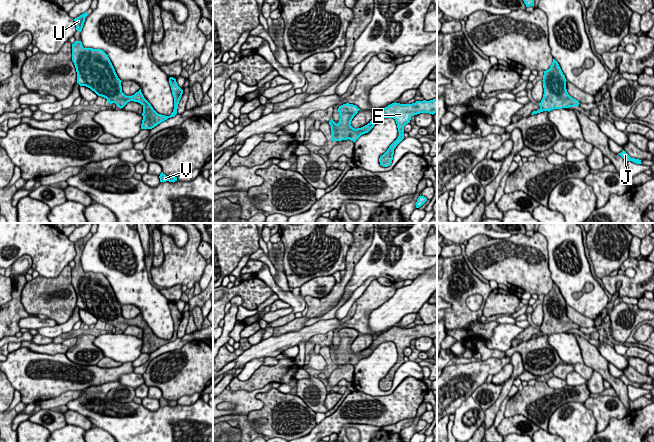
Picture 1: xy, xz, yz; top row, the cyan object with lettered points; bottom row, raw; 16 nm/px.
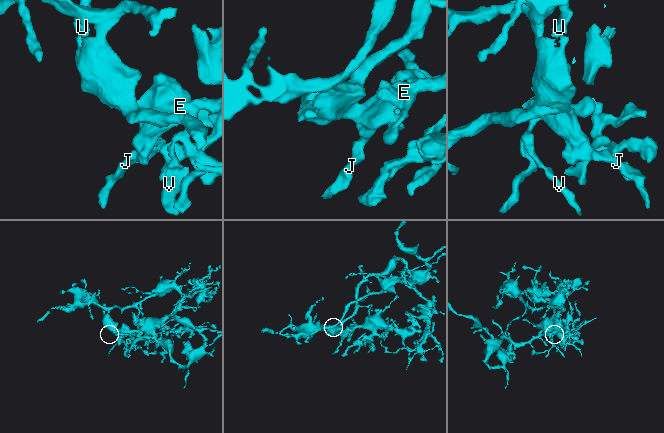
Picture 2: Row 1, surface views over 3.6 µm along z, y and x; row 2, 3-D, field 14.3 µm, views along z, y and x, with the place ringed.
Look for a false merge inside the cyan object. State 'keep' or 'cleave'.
keep

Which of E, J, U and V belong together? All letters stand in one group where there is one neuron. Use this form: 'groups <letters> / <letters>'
groups E J U V

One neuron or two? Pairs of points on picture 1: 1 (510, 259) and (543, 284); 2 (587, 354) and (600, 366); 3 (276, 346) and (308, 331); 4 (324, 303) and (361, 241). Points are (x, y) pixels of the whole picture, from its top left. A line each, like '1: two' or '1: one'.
1: one
2: one
3: one
4: one

